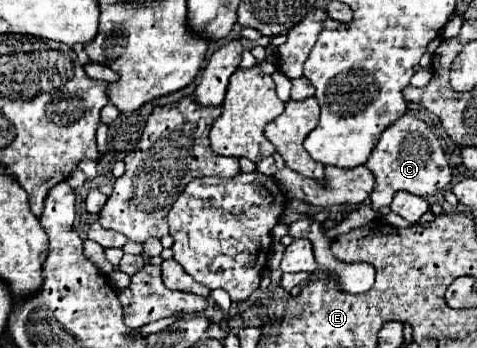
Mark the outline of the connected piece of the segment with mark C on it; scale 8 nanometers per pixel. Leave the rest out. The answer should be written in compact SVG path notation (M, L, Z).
M403 115L401 119L391 123L387 131L383 131L379 143L371 151L369 161L365 165L373 171L377 181L371 193L371 207L377 217L381 217L383 207L391 205L391 199L397 191L409 191L419 197L431 197L437 191L445 191L453 179L451 167L447 163L437 135L425 121L413 115Z

